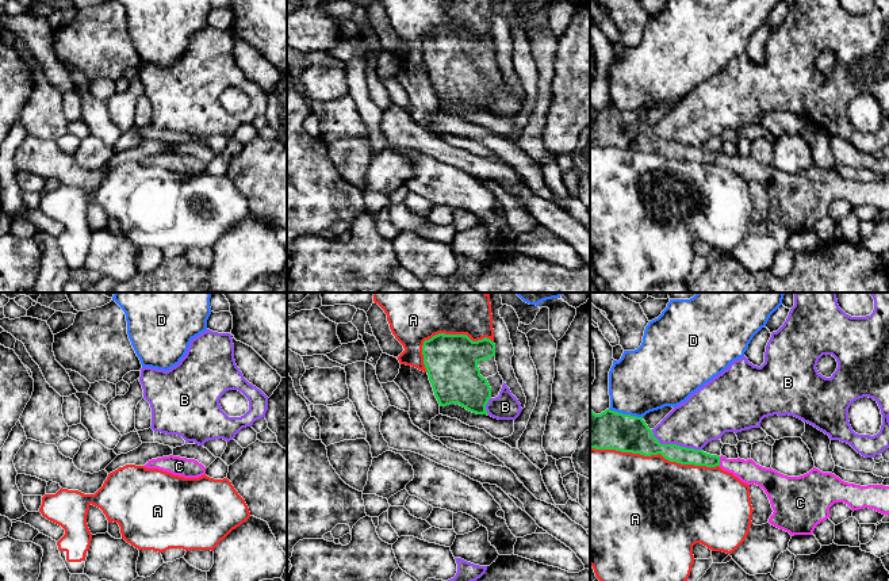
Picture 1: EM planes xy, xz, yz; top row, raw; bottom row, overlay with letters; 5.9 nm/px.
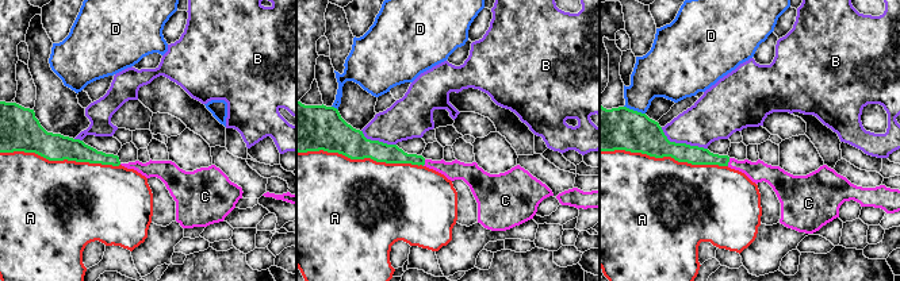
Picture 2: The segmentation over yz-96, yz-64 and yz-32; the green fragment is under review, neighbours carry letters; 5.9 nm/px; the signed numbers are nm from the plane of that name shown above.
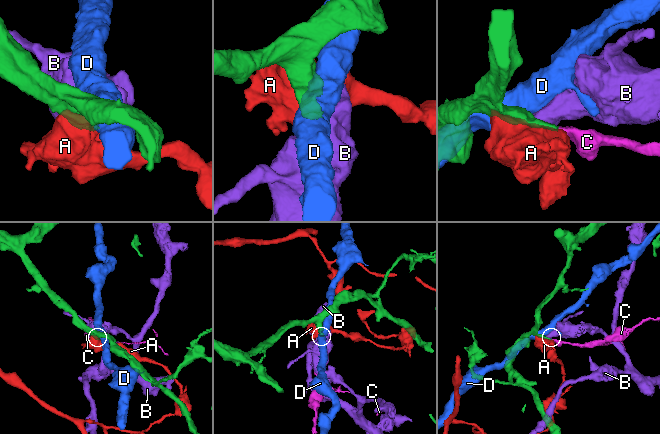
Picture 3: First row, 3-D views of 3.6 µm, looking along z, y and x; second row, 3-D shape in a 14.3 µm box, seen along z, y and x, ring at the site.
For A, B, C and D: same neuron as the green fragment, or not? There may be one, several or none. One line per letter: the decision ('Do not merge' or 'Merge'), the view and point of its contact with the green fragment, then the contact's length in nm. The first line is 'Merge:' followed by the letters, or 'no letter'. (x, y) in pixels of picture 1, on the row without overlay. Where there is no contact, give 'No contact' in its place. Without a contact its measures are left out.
Merge: C
A: Do not merge. Touches green at yz (655, 151). Shared border 800 nm
B: Do not merge. Touches green at yz (674, 141). Shared border 320 nm
C: Merge. Touches green at yz (719, 157). Shared border 60 nm
D: Do not merge. Touches green at yz (625, 111). Shared border 200 nm

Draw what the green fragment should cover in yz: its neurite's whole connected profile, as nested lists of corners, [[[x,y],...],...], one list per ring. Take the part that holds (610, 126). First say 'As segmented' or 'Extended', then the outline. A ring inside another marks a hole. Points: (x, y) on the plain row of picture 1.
Extended. [[[590,106],[590,145],[644,153],[660,150],[664,156],[681,161],[720,163],[748,183],[760,183],[774,207],[769,219],[792,233],[812,232],[816,222],[829,214],[829,205],[835,199],[844,199],[852,207],[869,205],[889,211],[889,183],[848,180],[816,164],[804,172],[788,173],[771,164],[762,164],[752,156],[727,156],[702,146],[660,141],[643,114],[610,106],[601,111]]]

